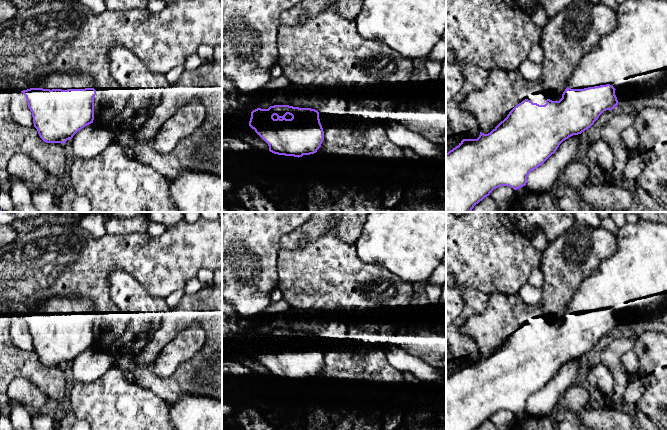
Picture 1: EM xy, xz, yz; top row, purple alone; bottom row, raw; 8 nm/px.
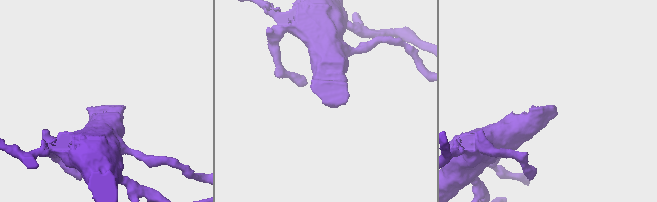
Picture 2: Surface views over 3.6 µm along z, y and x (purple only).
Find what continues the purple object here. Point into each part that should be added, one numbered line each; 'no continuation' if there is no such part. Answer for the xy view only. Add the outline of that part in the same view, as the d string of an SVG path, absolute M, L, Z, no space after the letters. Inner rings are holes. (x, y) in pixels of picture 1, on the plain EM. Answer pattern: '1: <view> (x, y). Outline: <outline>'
1: xy (60, 304). Outline: M56 296L42 304L38 312L43 313L85 313L94 312L90 299L80 296Z

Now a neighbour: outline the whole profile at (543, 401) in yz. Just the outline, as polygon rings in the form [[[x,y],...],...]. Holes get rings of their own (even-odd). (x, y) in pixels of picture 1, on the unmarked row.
[[[580,358],[564,364],[554,378],[529,397],[525,410],[534,416],[544,416],[552,411],[578,375],[579,362]]]

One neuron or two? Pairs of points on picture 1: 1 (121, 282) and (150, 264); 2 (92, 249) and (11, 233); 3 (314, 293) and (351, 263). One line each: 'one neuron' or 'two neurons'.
1: two neurons
2: two neurons
3: one neuron

